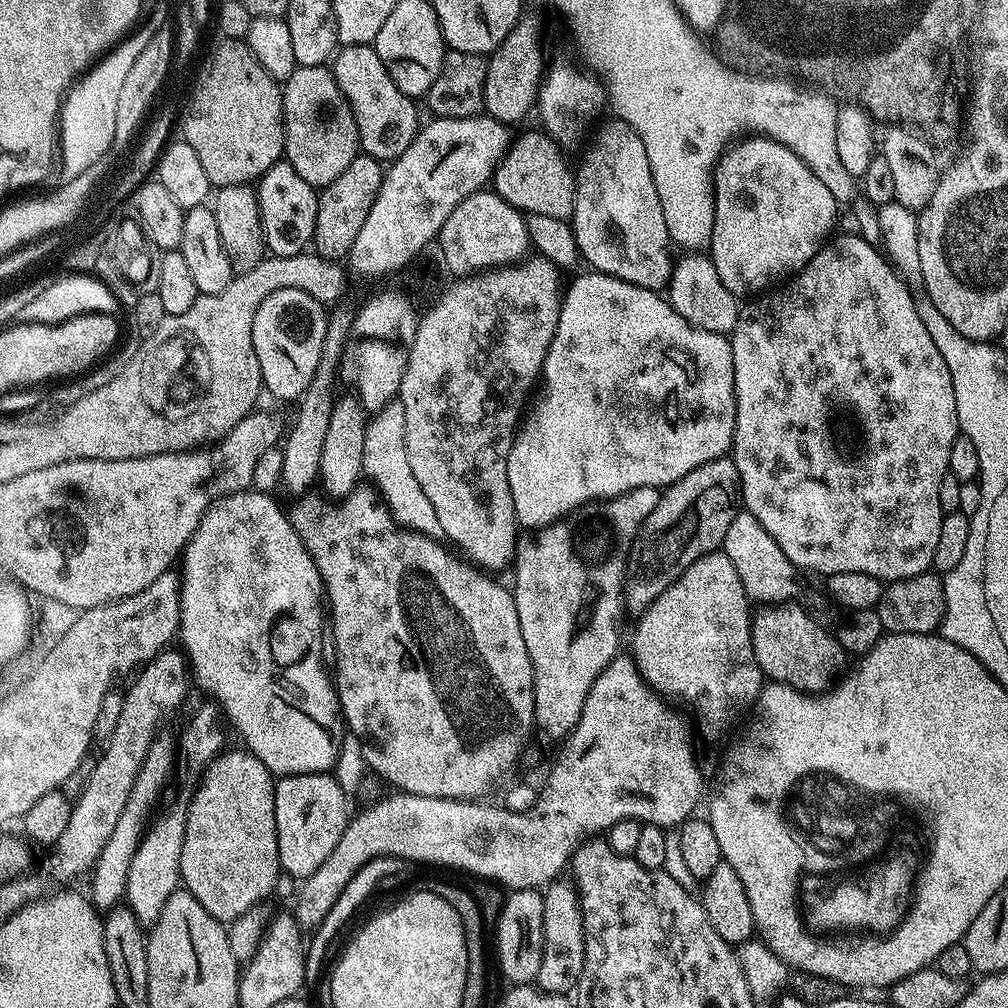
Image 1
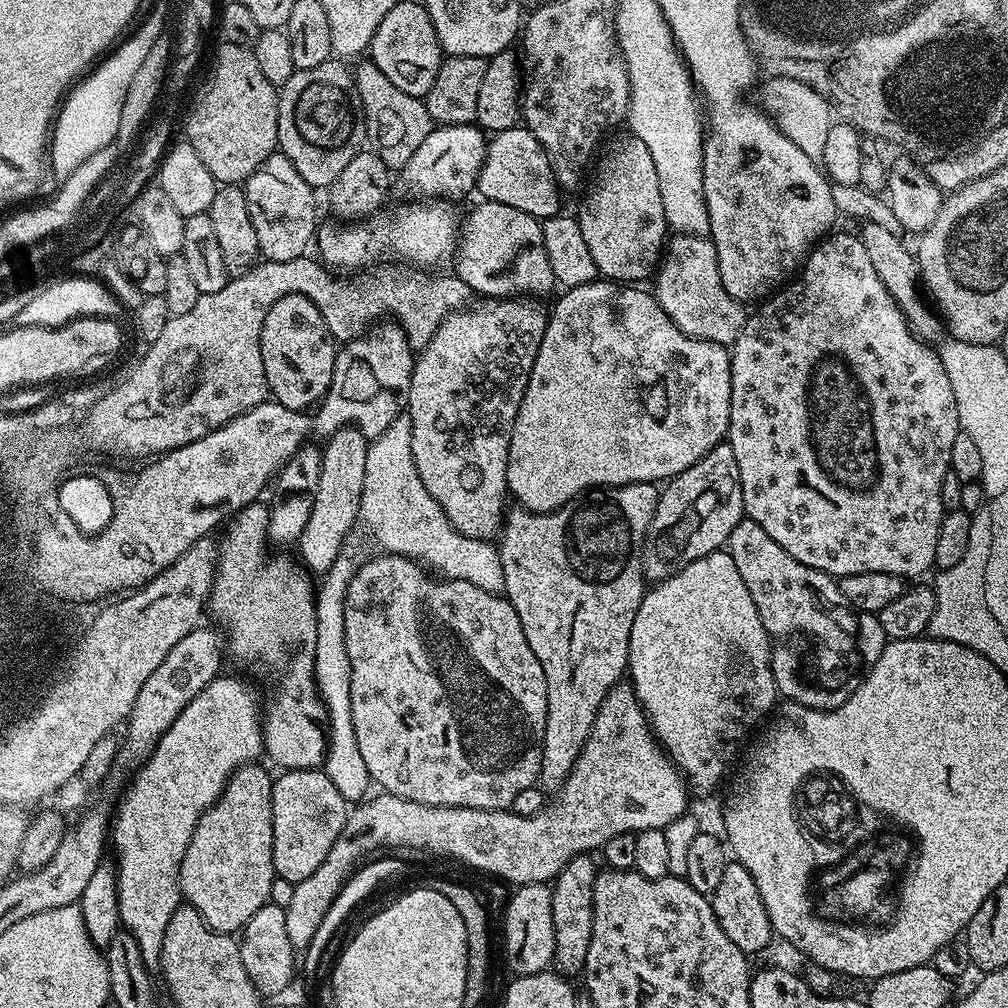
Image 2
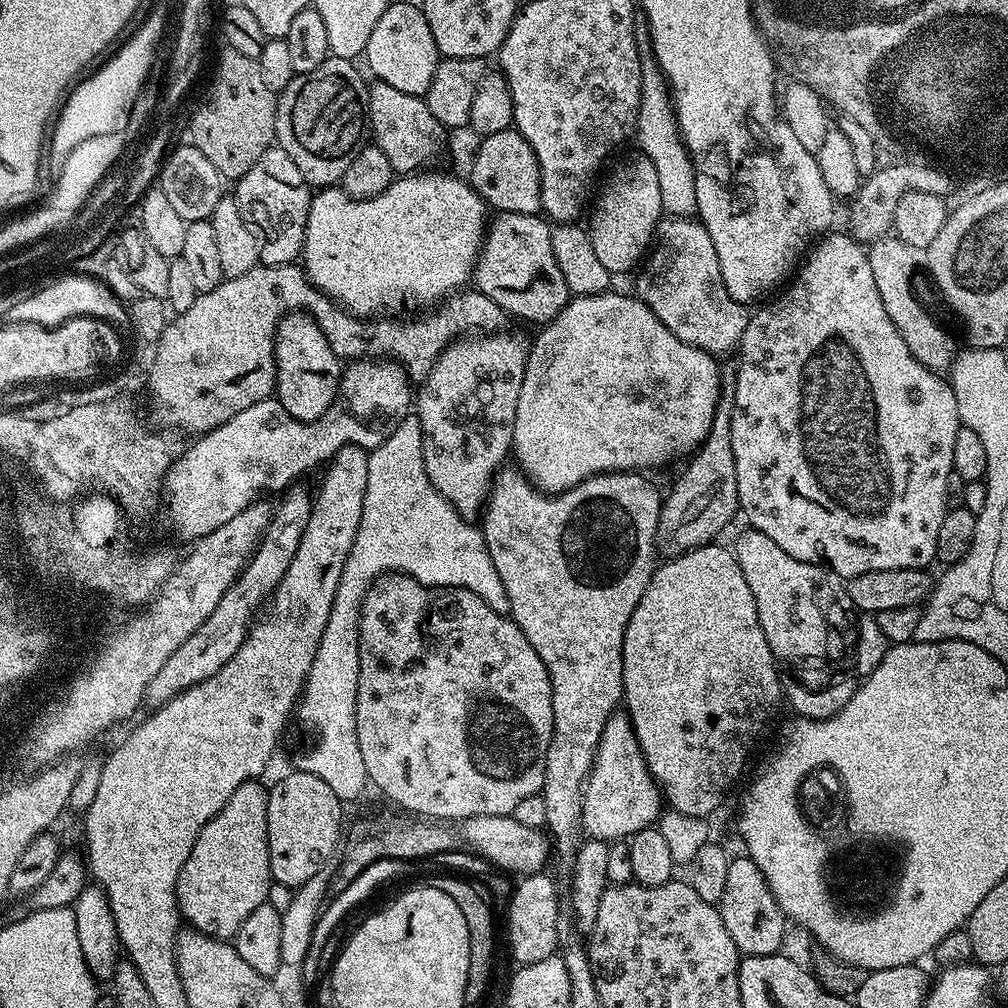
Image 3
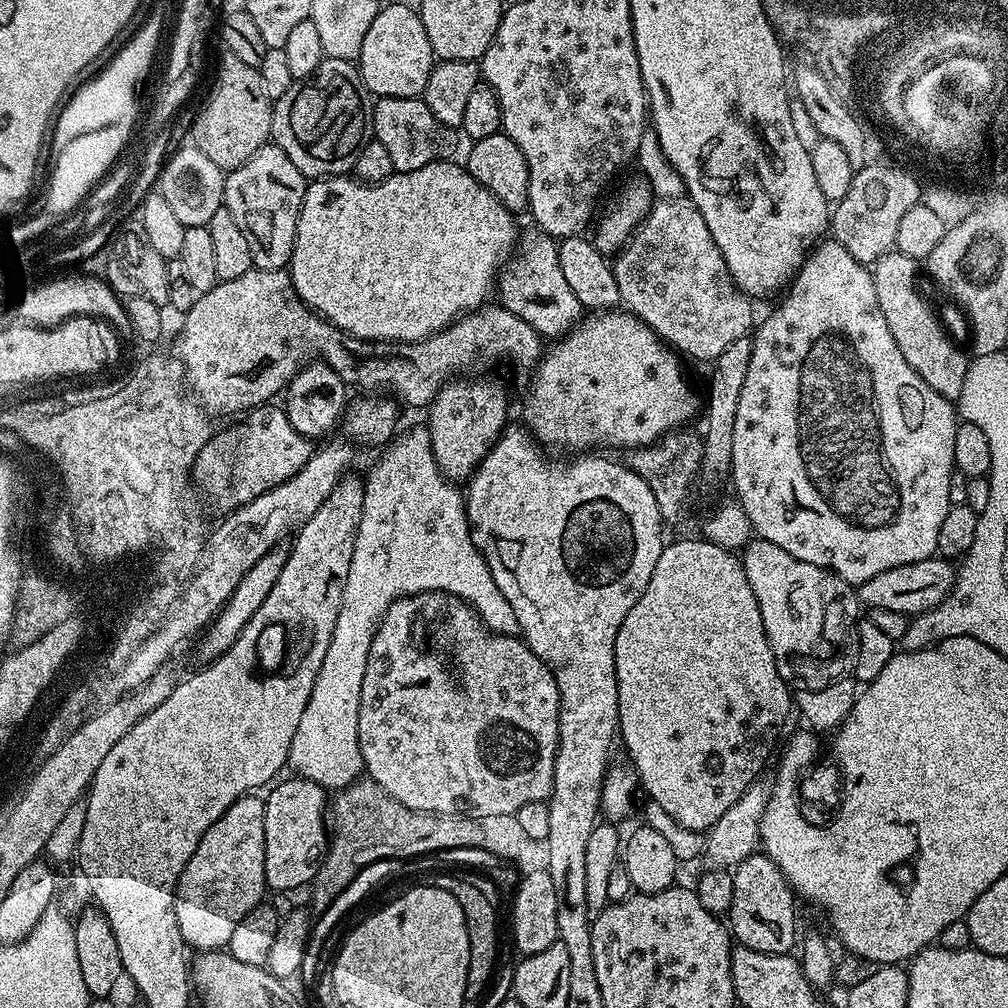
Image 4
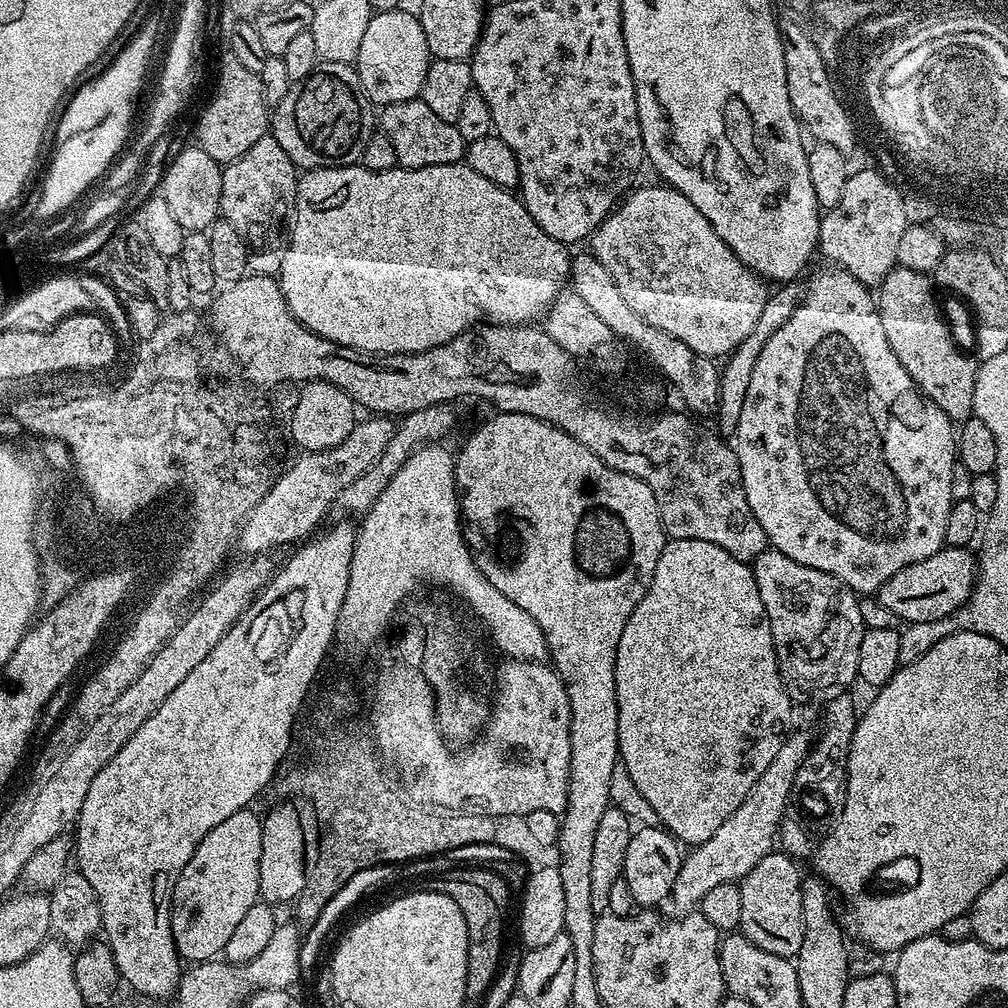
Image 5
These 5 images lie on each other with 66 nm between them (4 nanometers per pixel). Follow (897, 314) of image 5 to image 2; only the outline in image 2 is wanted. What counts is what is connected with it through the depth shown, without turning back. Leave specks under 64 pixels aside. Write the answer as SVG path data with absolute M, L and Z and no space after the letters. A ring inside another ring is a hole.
M871 222L865 225L864 229L859 229L858 235L860 241L866 246L866 255L870 257L870 263L874 265L878 278L882 278L882 284L886 286L886 290L890 290L890 298L894 298L894 302L907 318L908 324L912 327L912 333L925 342L939 341L946 328L941 317L935 311L928 312L927 306L924 305L925 297L918 287L918 281L921 279L920 266L913 249L904 248L903 242L898 238L899 235L886 230L886 226L878 226ZM916 284L918 289L916 289Z

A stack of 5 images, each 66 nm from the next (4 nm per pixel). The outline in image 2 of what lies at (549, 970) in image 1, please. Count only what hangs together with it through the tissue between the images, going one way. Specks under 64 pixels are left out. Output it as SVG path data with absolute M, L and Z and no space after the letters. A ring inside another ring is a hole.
M591 855L576 856L551 881L552 917L554 918L554 958L552 964L555 971L565 978L579 977L584 971L586 950L590 950L590 934L594 926L592 899L594 898L594 882L598 865L592 861Z

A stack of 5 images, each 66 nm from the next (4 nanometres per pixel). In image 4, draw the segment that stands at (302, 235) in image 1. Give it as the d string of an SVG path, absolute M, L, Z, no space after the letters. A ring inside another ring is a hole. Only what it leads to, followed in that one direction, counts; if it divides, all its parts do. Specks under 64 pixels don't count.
M271 142L254 150L246 163L225 175L222 206L230 210L230 218L238 222L238 226L252 241L252 263L255 267L277 270L289 267L305 187L305 176L300 173L298 166L294 166L294 162L290 162L290 158L286 158L286 150Z

